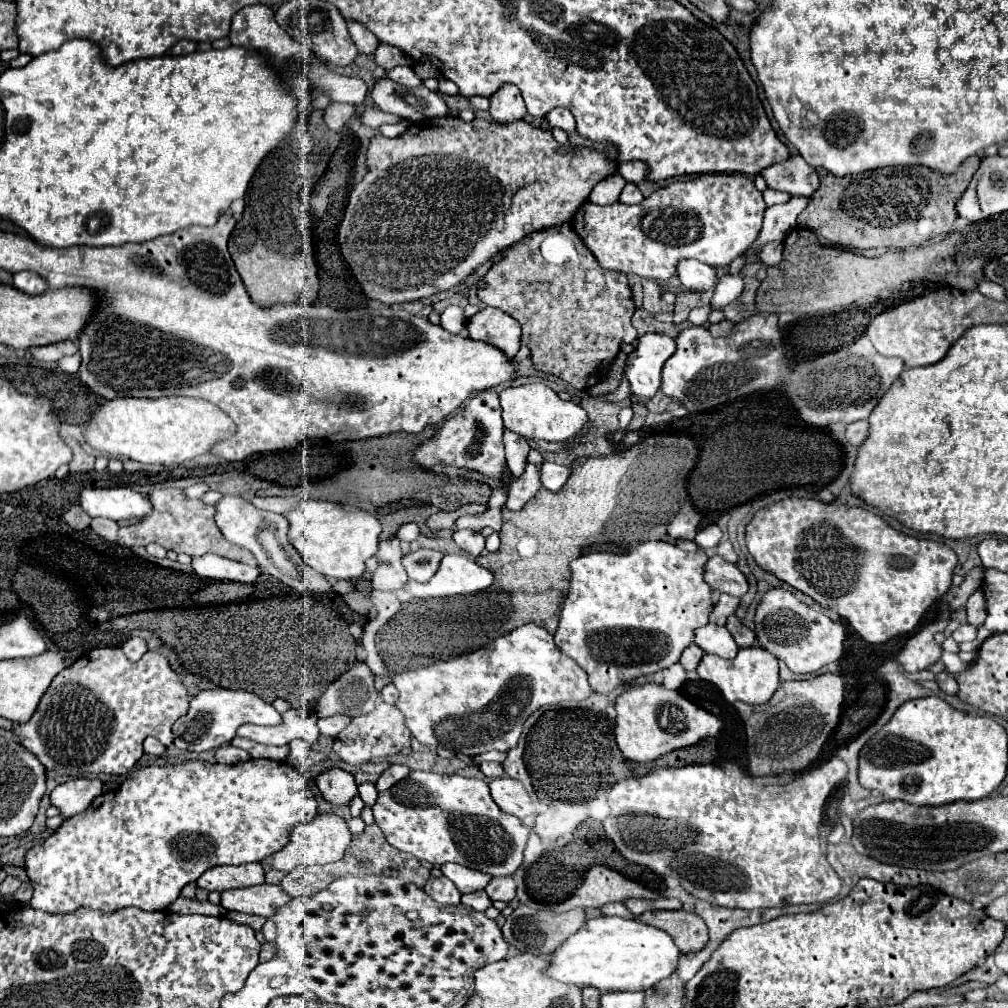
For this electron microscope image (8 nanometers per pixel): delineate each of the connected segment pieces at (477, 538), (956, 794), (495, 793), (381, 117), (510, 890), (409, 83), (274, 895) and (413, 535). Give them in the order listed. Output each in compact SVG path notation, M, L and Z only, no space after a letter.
M455 530L453 532L453 542L465 550L467 554L471 554L473 558L481 556L483 554L483 548L485 548L485 538L475 532L475 530Z
M939 696L915 698L901 704L891 720L863 746L859 754L859 784L875 790L883 800L903 800L915 806L945 806L957 800L987 798L1005 778L1007 734L989 716L969 716Z
M495 778L491 784L491 796L495 800L495 804L507 812L513 814L517 818L527 818L531 816L533 810L533 802L527 794L527 790L523 788L523 784L519 784L519 780L511 780L511 778Z
M369 106L369 108L363 108L363 112L359 114L359 120L361 120L361 124L365 124L365 126L369 126L369 128L379 128L381 124L387 124L387 122L395 124L395 122L399 122L401 118L395 116L395 114L381 112L377 106Z
M511 876L505 878L493 878L487 888L485 888L487 896L491 900L503 900L503 902L511 902L515 898L515 880Z
M397 66L397 68L389 70L387 76L391 76L391 80L395 80L397 84L403 84L407 88L417 88L419 84L423 84L421 78L417 78L417 74L409 66Z
M261 884L261 886L249 886L241 890L227 890L221 894L221 906L225 910L255 914L255 916L273 916L281 906L285 906L291 900L279 886L273 884Z
M403 524L397 532L397 538L405 540L405 542L413 542L413 540L417 540L419 534L421 534L421 530L417 524Z

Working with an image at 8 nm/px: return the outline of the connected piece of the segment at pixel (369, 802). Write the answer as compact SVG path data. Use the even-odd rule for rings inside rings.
M361 784L359 786L359 798L365 802L365 806L375 806L375 800L377 800L377 788L375 784Z

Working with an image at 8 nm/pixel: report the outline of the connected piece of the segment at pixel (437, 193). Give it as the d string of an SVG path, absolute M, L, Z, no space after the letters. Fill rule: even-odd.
M443 116L415 122L403 136L397 138L377 134L369 142L365 164L367 174L351 190L343 222L339 226L341 254L353 270L365 296L385 304L401 304L449 290L463 282L477 266L485 264L495 252L509 248L519 238L569 222L577 208L587 200L591 188L599 180L617 173L619 163L589 148L560 146L553 140L551 132L535 128L523 120L503 126L479 118L463 122L461 118ZM533 182L547 182L551 192L533 194L533 206L531 196L527 196L529 202L525 202L525 214L513 212L511 218L507 218L507 212L511 210L511 196L515 196L523 184L527 186Z

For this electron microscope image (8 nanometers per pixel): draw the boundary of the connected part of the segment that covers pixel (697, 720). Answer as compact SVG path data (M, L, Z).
M659 684L627 688L623 694L617 696L615 710L615 742L621 754L631 762L653 762L663 754L693 746L709 736L717 736L723 728L723 722L717 716L691 704L677 690L667 690Z

